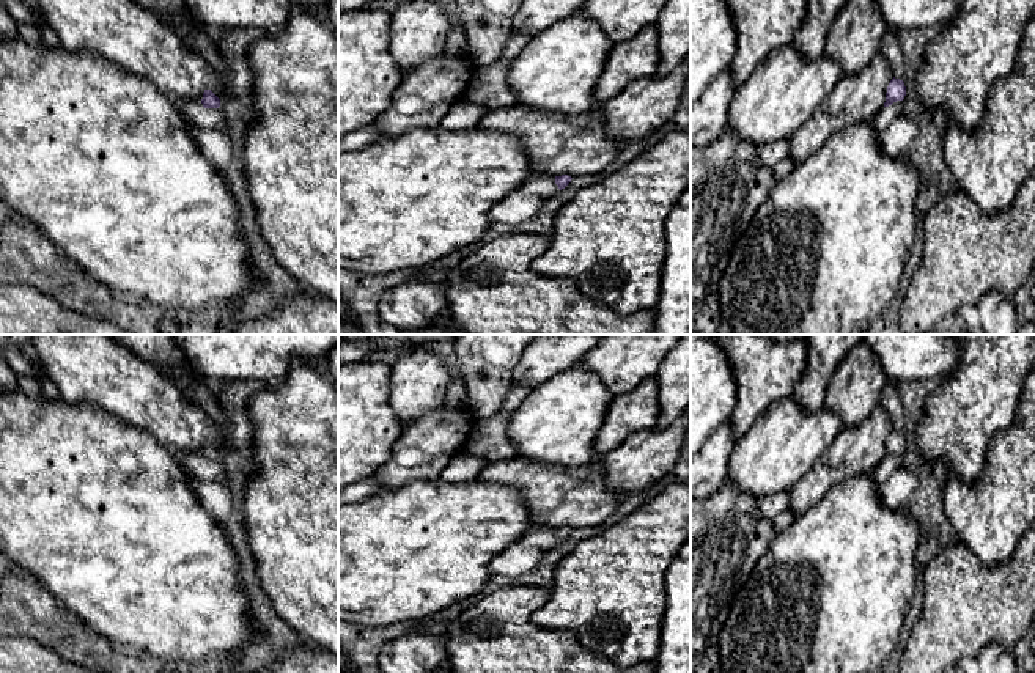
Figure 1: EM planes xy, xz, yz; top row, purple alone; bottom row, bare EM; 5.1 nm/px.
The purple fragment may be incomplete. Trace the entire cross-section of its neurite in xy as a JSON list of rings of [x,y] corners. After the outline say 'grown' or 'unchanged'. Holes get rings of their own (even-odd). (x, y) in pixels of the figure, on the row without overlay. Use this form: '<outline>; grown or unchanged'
[[[204,442],[201,453],[186,453],[178,458],[190,476],[227,486],[227,475],[220,464],[220,451],[211,442]]]; grown

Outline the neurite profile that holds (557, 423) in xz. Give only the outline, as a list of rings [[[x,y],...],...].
[[[579,363],[538,385],[510,414],[508,437],[516,456],[580,467],[595,458],[595,439],[613,396]]]

